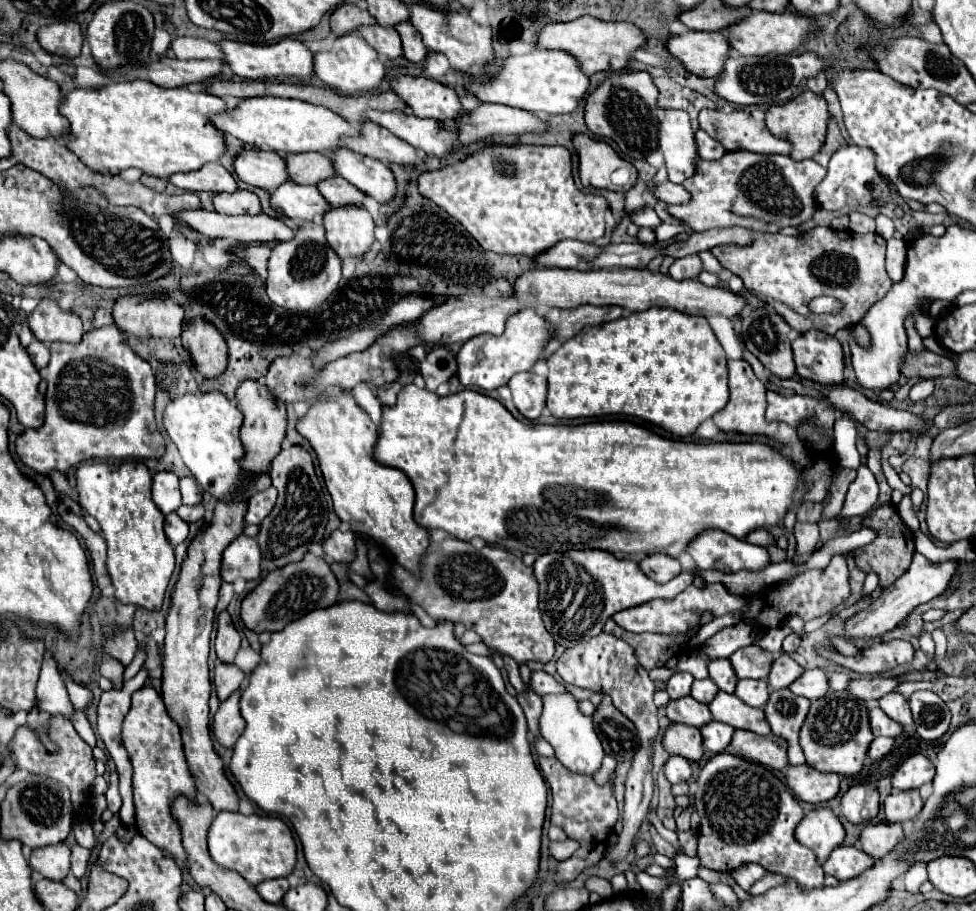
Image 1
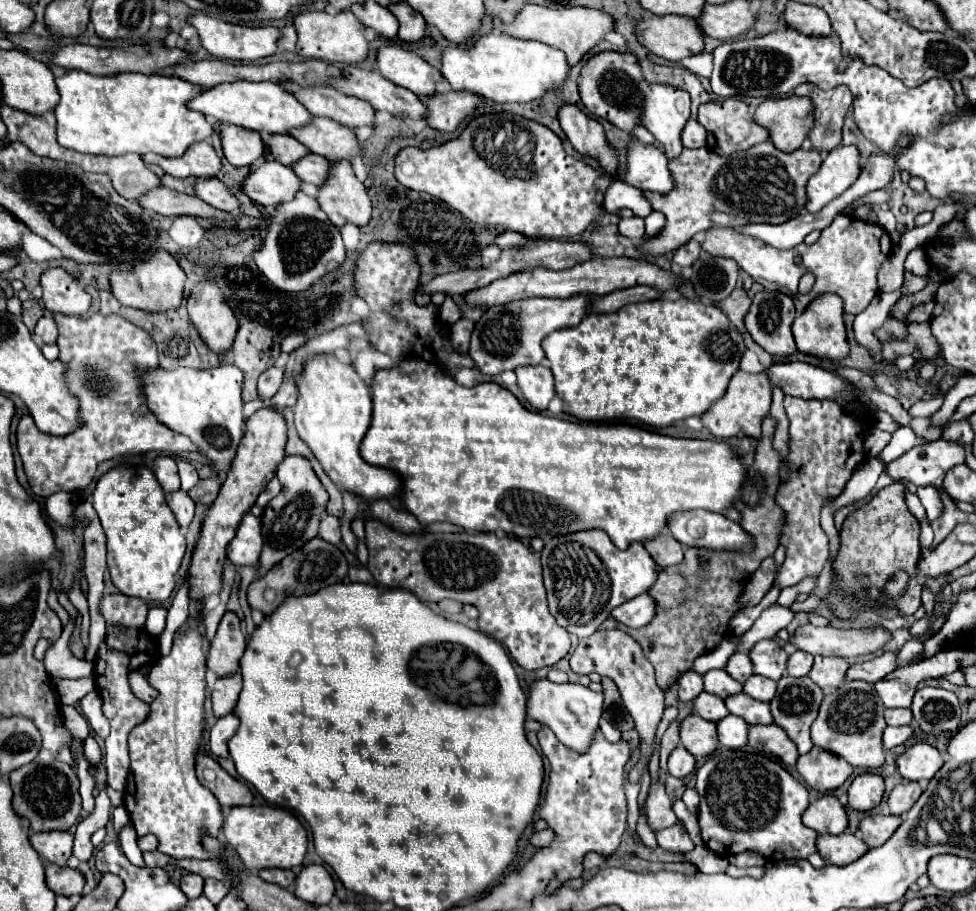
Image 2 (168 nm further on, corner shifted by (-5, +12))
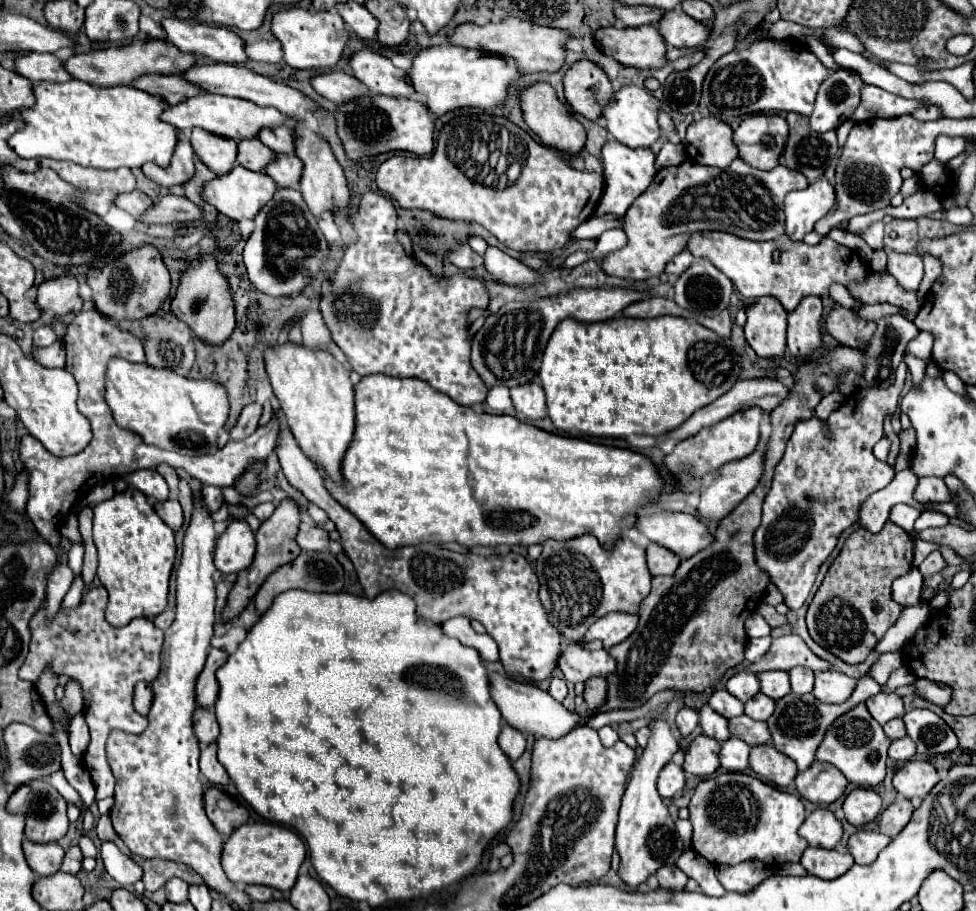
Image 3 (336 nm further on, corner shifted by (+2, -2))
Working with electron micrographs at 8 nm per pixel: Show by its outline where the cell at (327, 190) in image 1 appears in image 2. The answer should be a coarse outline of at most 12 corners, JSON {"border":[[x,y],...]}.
{"border":[[310,153],[292,165],[304,183],[322,187],[330,161]]}

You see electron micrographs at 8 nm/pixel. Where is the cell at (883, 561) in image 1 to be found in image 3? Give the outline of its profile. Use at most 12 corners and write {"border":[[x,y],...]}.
{"border":[[887,521],[847,537],[805,619],[813,641],[865,661],[901,615],[891,581],[913,537]]}

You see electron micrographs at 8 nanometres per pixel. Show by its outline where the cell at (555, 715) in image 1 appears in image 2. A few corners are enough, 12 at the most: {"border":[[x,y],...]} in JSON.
{"border":[[538,679],[526,713],[572,751],[600,729],[602,693]]}

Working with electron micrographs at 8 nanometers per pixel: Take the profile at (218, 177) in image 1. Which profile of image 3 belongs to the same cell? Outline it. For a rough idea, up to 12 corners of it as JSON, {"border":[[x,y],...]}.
{"border":[[177,131],[167,167],[141,169],[163,187],[183,185],[195,173],[189,131]]}

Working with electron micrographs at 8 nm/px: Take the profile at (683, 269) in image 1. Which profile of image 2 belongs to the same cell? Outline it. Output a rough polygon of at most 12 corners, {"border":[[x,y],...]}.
{"border":[[690,239],[674,251],[674,263],[690,267],[700,257],[700,243]]}

